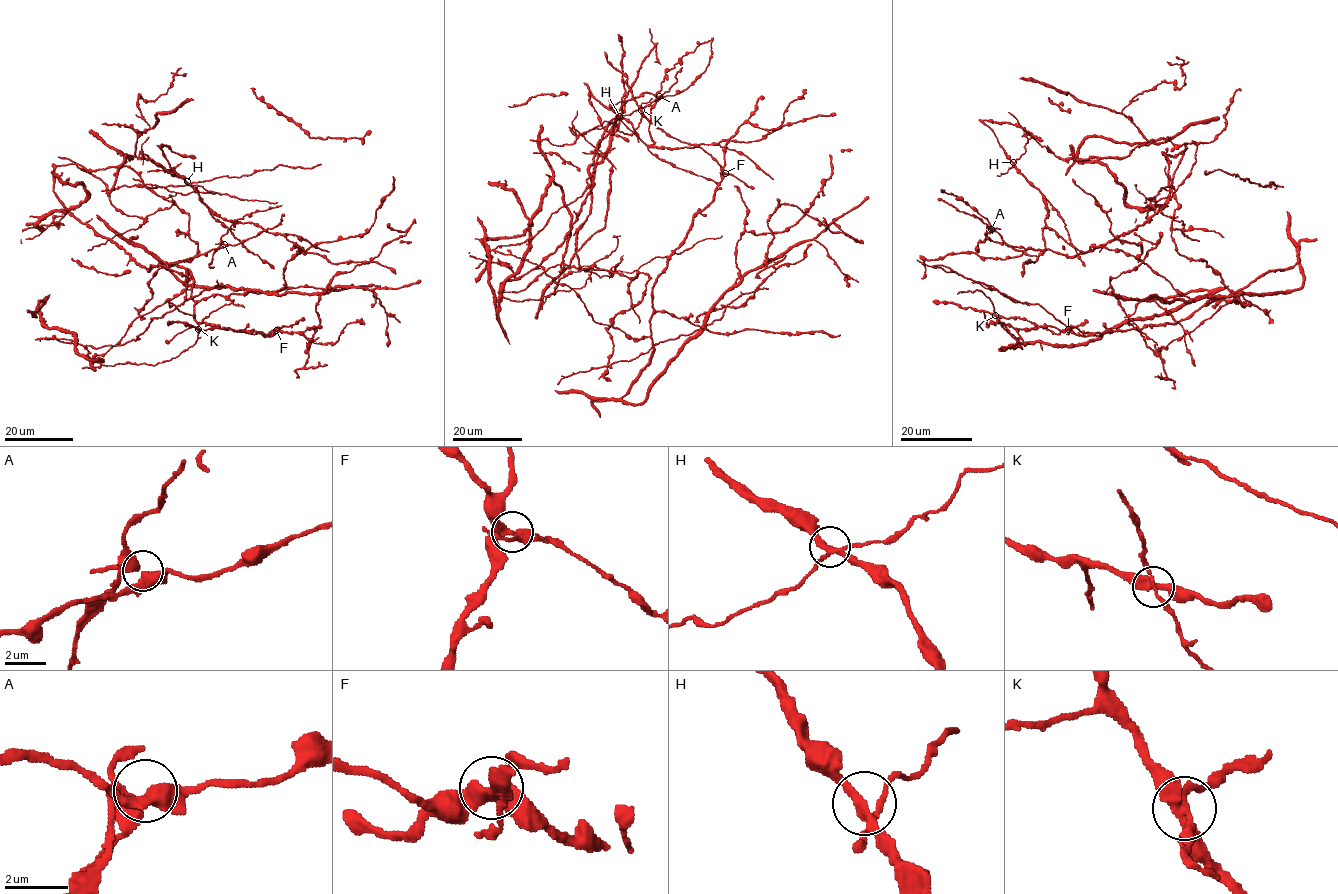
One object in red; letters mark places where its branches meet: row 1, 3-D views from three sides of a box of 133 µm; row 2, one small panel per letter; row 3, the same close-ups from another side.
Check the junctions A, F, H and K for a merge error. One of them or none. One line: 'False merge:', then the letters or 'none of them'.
False merge: K

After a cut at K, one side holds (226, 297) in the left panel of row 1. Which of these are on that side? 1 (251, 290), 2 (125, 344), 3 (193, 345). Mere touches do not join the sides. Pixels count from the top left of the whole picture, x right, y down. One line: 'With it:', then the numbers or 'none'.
With it: 1, 2

